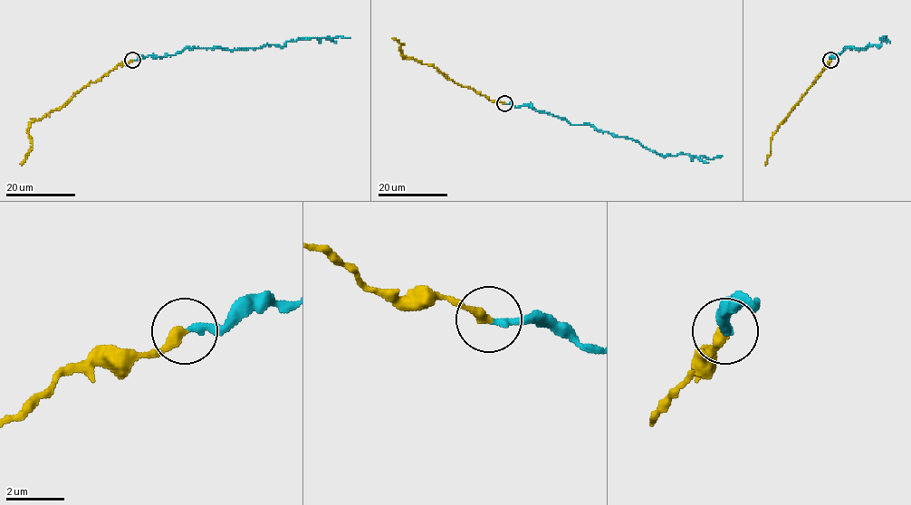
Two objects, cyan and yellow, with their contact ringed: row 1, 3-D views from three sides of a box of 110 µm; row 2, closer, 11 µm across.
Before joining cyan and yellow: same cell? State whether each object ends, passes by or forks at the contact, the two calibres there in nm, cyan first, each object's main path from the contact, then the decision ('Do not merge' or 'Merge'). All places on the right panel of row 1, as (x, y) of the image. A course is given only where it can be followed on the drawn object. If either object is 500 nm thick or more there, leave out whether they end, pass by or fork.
At the ring cyan ends. At the ring yellow ends. Thickness 240 nm (cyan) against 360 nm. Course of cyan: (830, 61), (844, 47), (878, 46), (880, 38), (886, 36), (883, 38). Course of yellow: (830, 61), (772, 134), (771, 154), (765, 165). Merge

